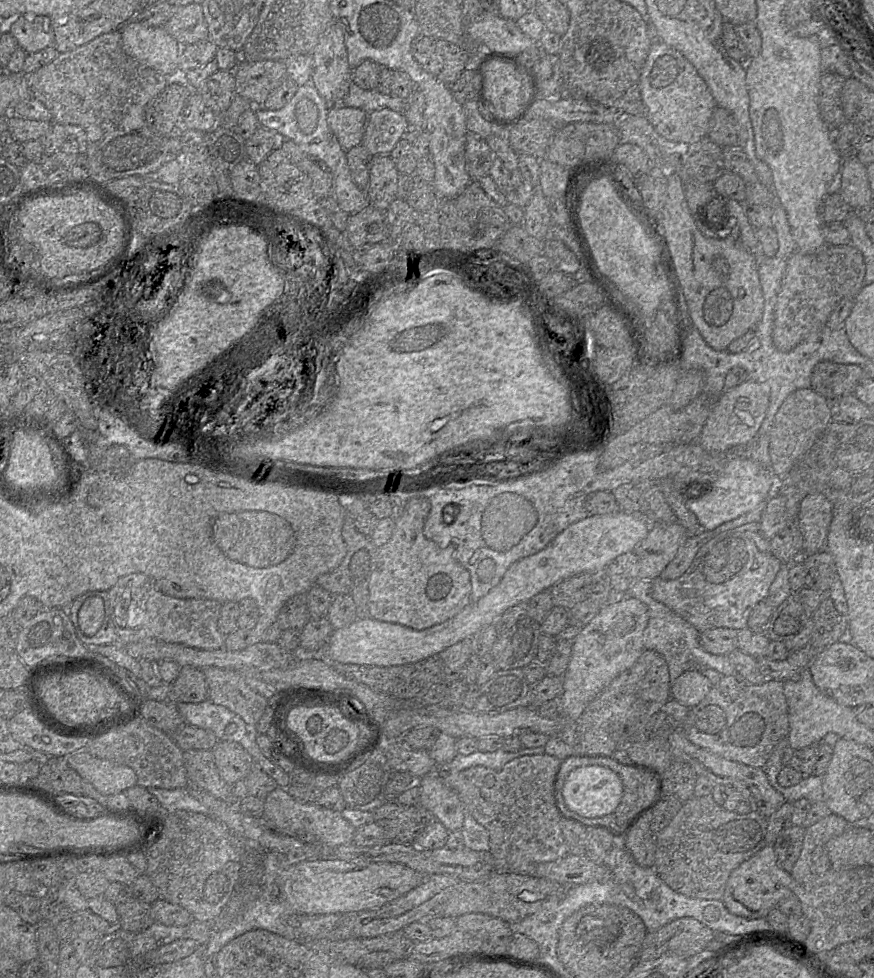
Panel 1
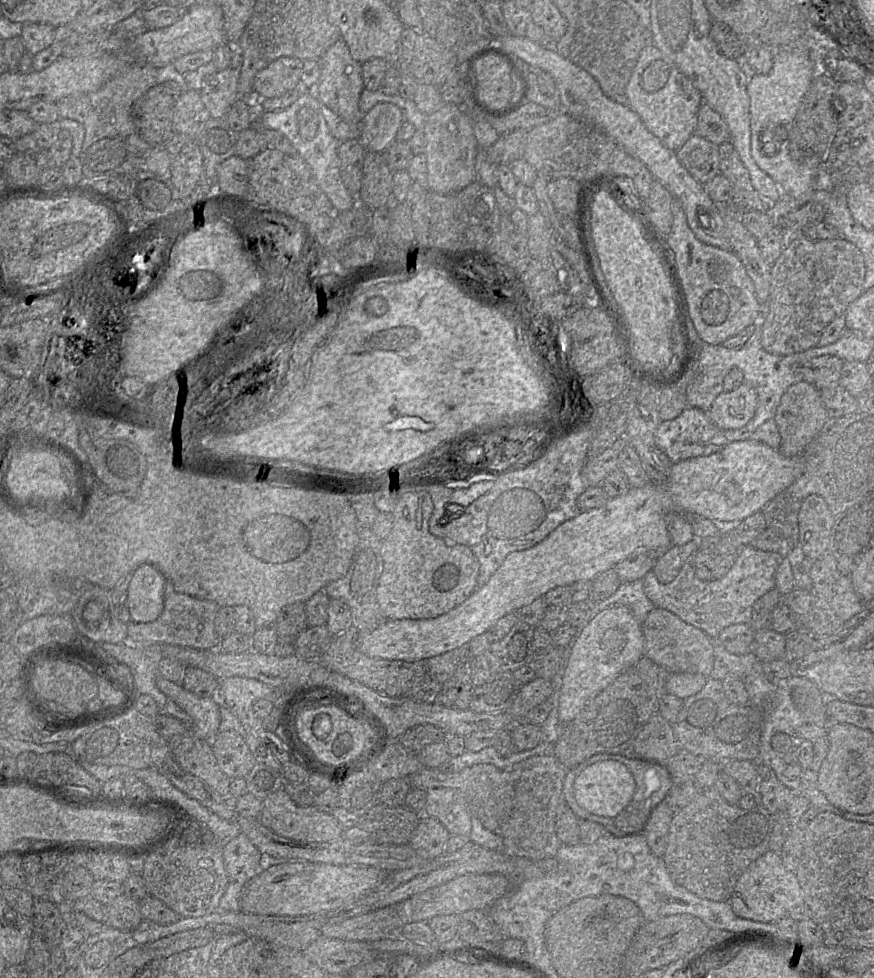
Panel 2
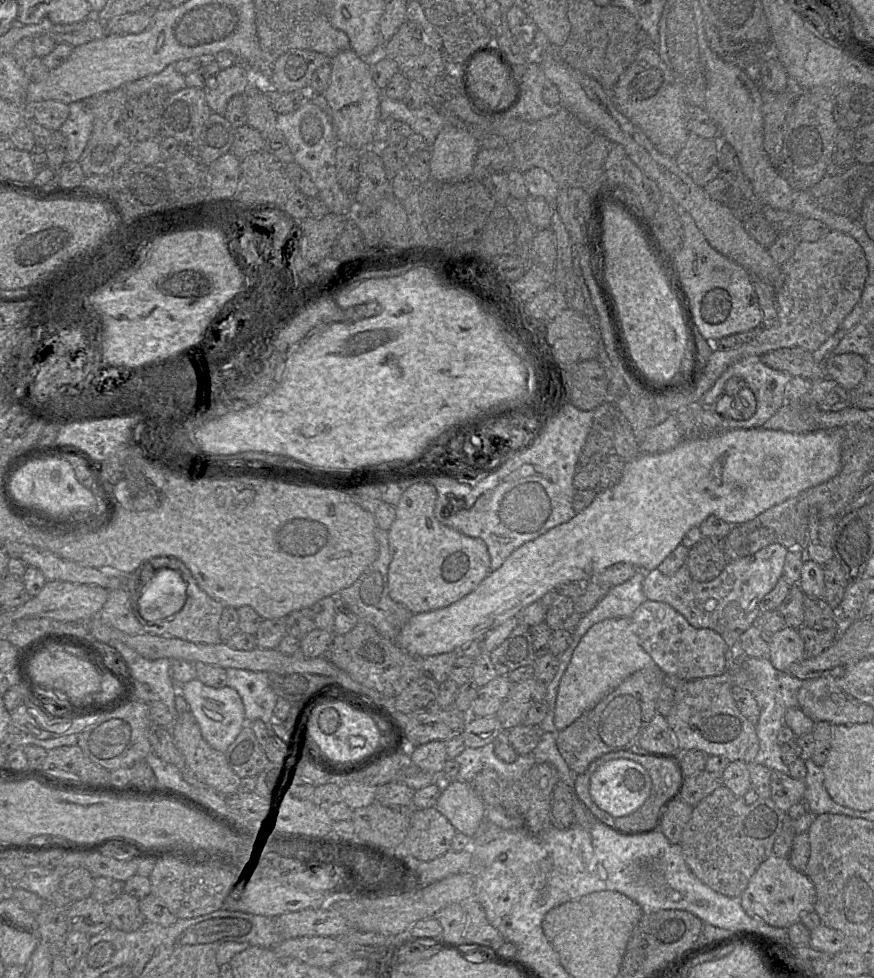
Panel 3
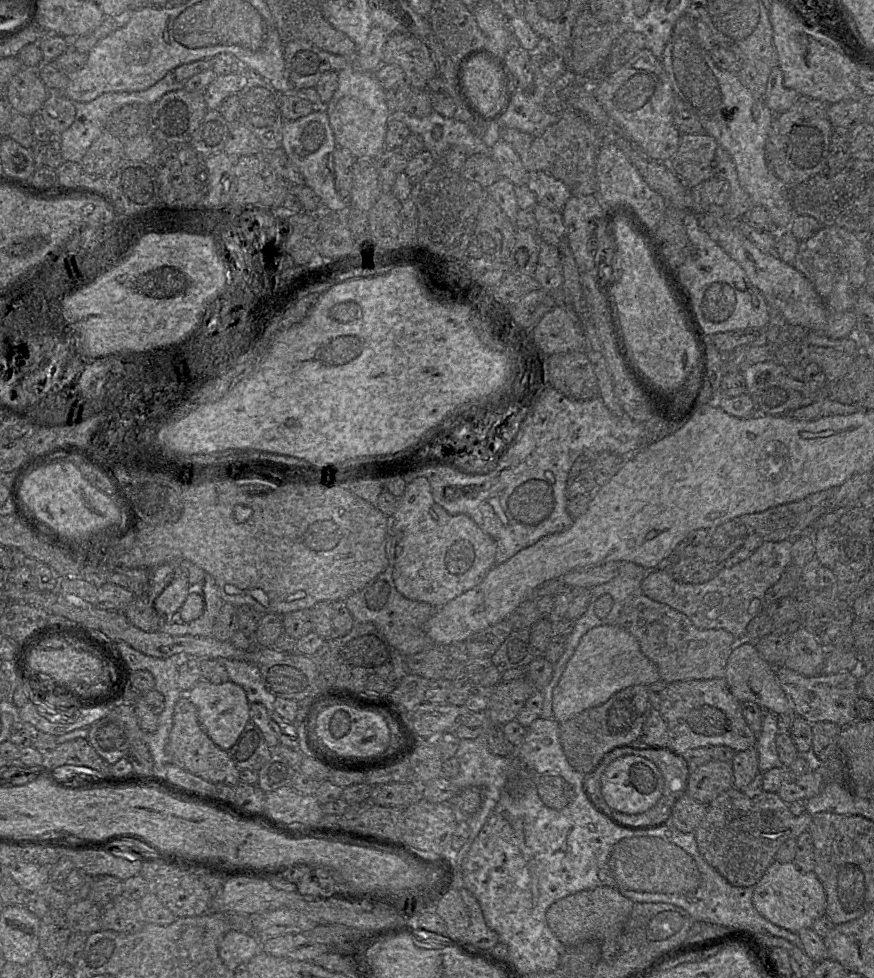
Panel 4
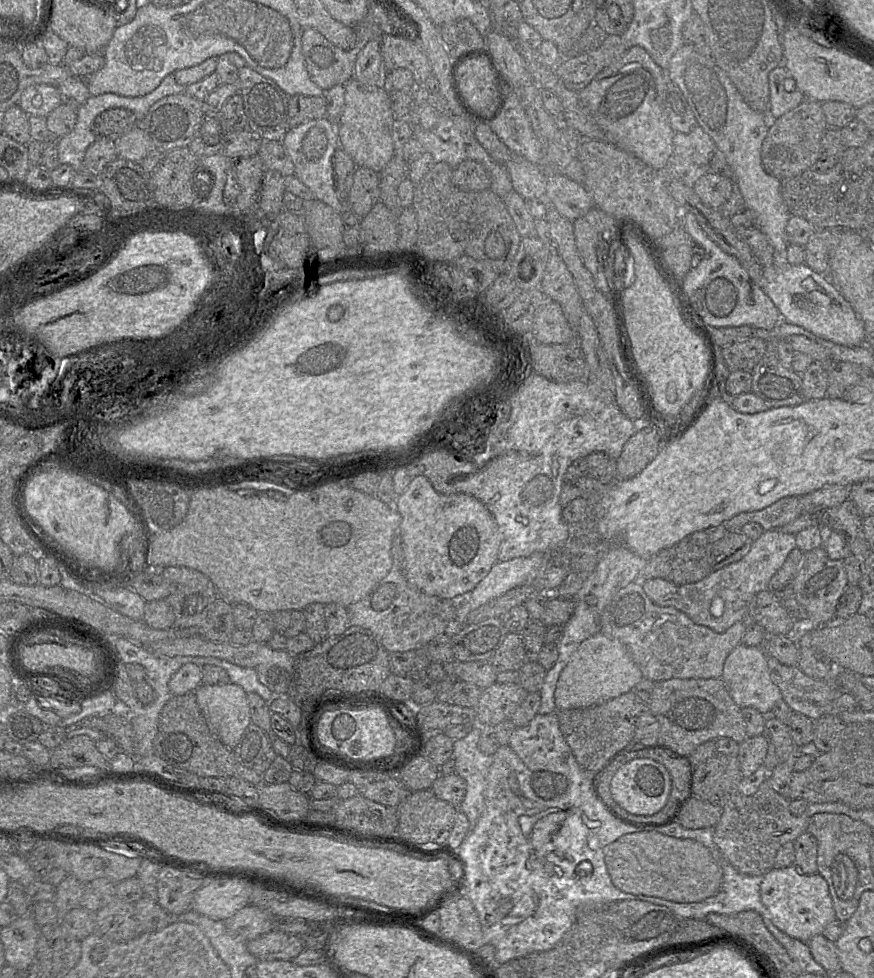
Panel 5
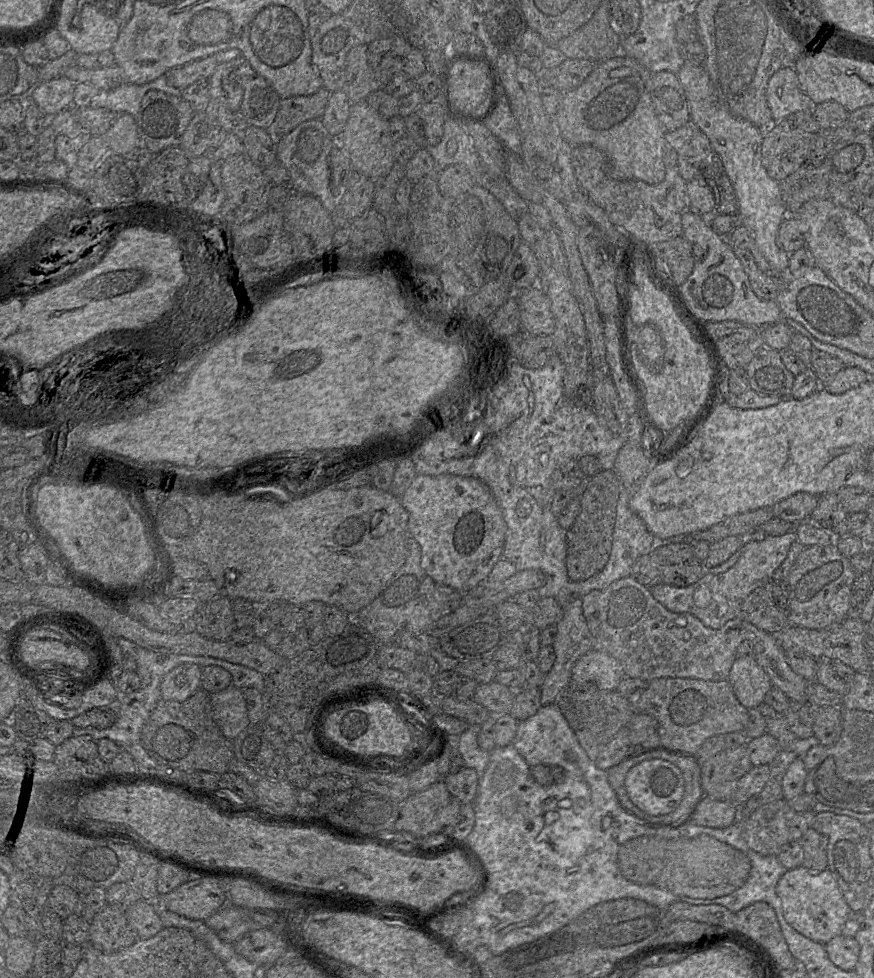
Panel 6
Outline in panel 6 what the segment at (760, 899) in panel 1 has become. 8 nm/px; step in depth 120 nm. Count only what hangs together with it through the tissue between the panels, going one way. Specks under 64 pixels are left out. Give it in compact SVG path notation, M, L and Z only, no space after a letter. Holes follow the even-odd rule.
M802 865L786 871L776 885L786 922L803 936L826 944L841 935L843 926L852 914L830 870L813 872Z

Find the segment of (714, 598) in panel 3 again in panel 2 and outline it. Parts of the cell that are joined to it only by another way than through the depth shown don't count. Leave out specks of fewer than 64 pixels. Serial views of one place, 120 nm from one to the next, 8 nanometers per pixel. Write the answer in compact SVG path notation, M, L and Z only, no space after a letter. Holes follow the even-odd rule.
M750 544L743 549L725 576L715 581L707 581L701 580L697 576L694 562L695 553L693 553L684 563L677 577L669 584L660 583L654 571L649 571L643 578L644 592L655 607L673 613L685 623L705 632L711 639L718 639L722 630L730 625L751 624L753 605L775 587L776 572L784 557L784 553L764 551Z

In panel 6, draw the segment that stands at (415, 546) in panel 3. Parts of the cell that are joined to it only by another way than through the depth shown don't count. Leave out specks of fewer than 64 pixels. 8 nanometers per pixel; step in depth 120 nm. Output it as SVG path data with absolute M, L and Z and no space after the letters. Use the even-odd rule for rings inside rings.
M451 474L416 475L399 499L409 514L407 531L421 548L421 567L428 576L460 593L487 579L503 555L507 525L486 484Z

